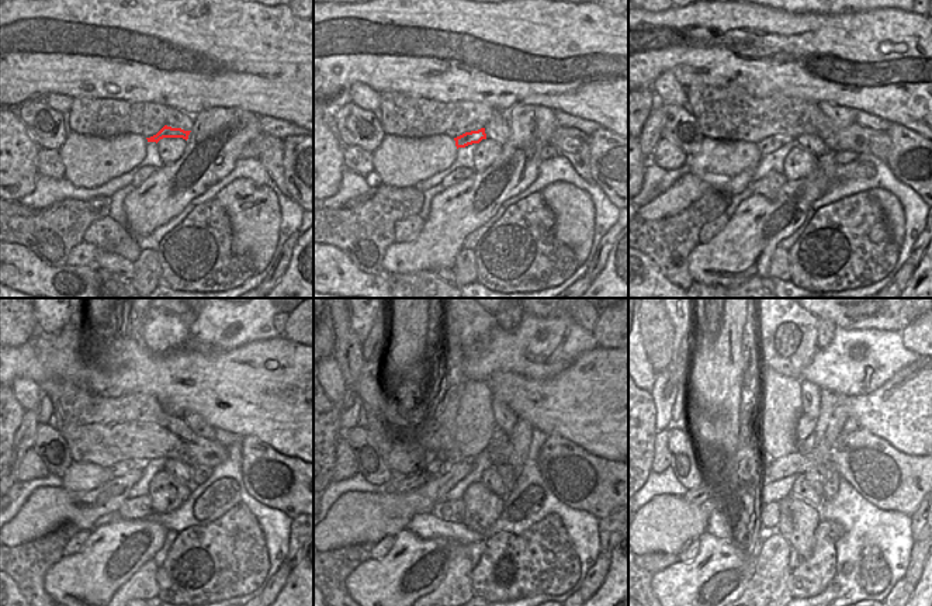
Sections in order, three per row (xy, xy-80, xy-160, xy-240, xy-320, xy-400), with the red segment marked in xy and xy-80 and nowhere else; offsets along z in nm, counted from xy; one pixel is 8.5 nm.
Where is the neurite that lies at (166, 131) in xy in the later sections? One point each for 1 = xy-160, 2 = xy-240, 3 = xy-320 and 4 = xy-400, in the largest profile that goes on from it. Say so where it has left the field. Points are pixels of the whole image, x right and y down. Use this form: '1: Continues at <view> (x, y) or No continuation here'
1: Continues at xy-160 (771, 144)
2: Continues at xy-240 (123, 467)
3: Continues at xy-320 (398, 484)
4: Continues at xy-400 (709, 487).

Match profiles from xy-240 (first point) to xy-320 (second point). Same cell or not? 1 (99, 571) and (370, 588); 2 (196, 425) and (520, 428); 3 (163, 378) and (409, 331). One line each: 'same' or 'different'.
1: same
2: different
3: different

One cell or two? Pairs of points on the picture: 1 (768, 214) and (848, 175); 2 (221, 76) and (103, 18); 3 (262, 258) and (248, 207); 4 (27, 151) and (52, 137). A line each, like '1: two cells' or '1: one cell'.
1: two cells
2: one cell
3: one cell
4: two cells

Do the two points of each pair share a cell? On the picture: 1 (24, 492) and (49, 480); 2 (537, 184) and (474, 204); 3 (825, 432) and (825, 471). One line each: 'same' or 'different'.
1: same
2: different
3: same

